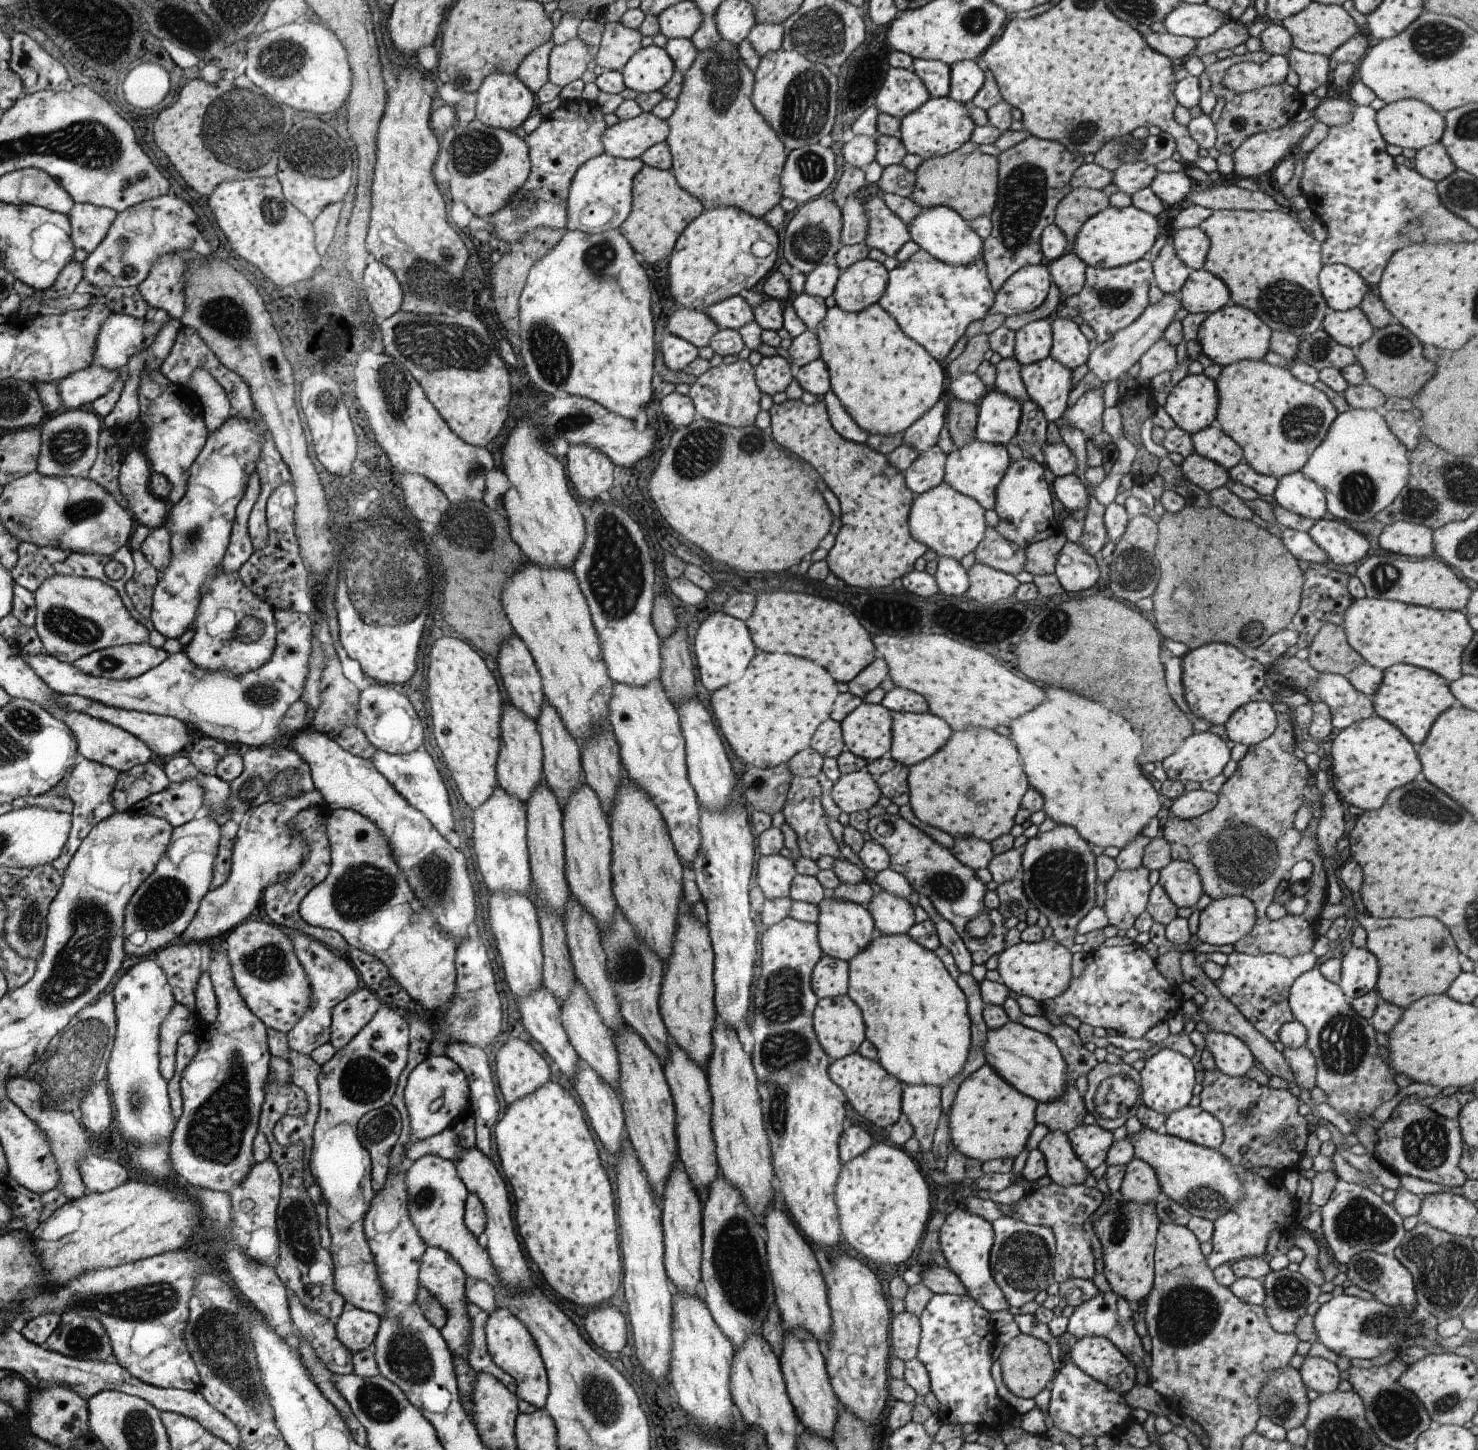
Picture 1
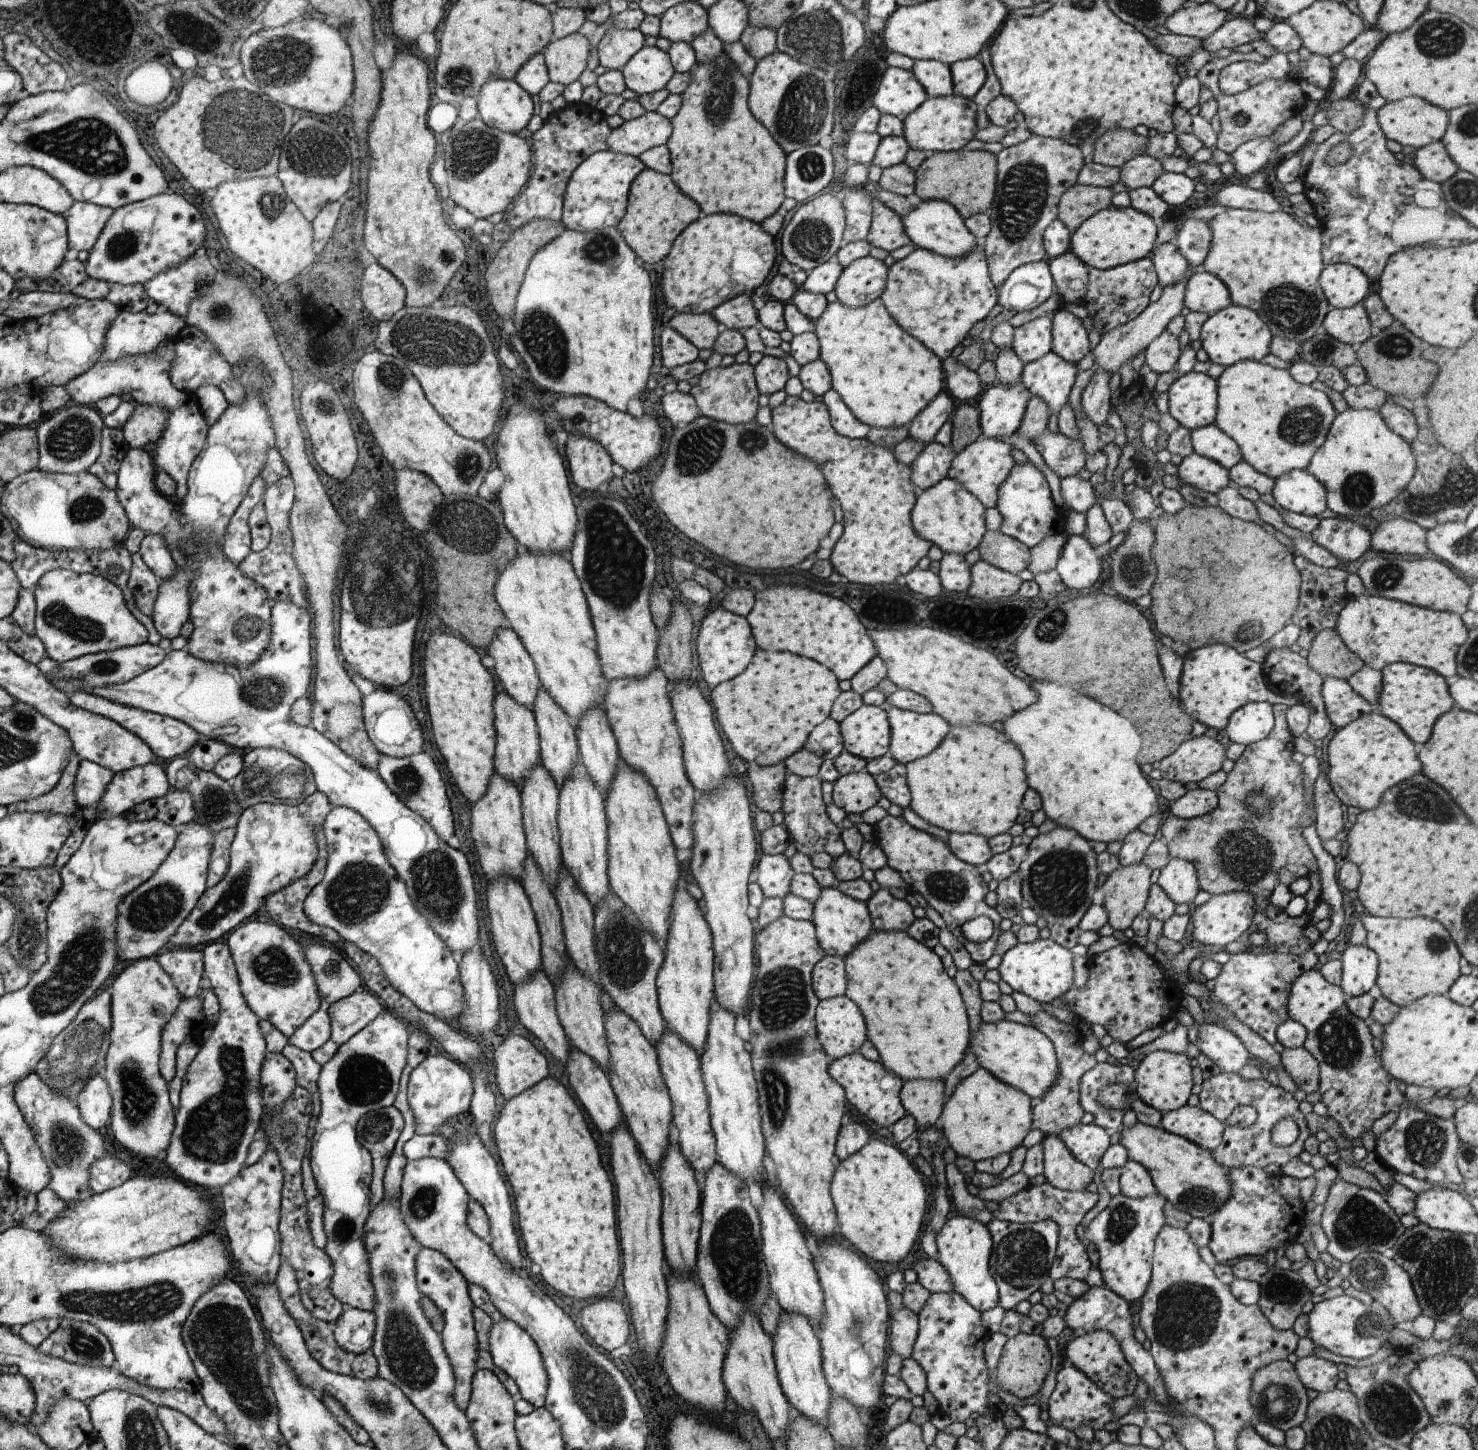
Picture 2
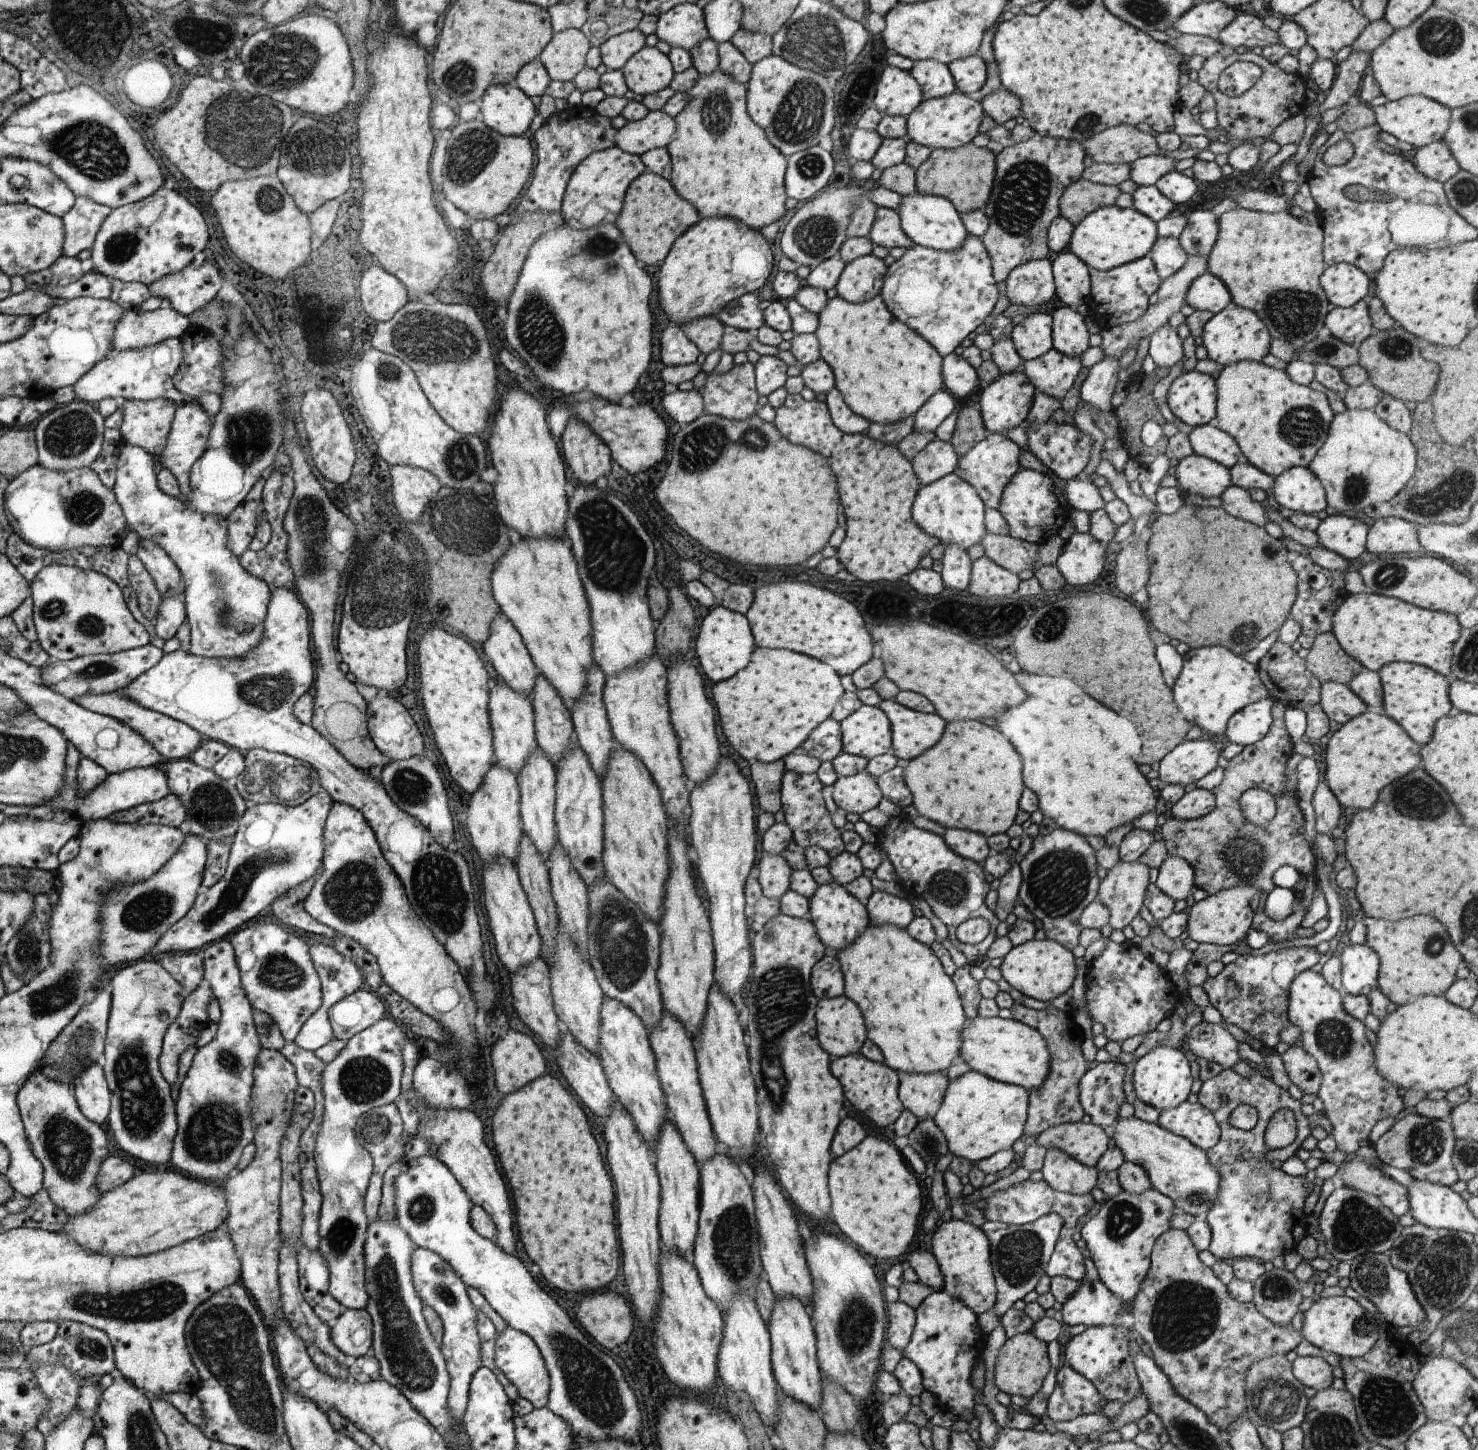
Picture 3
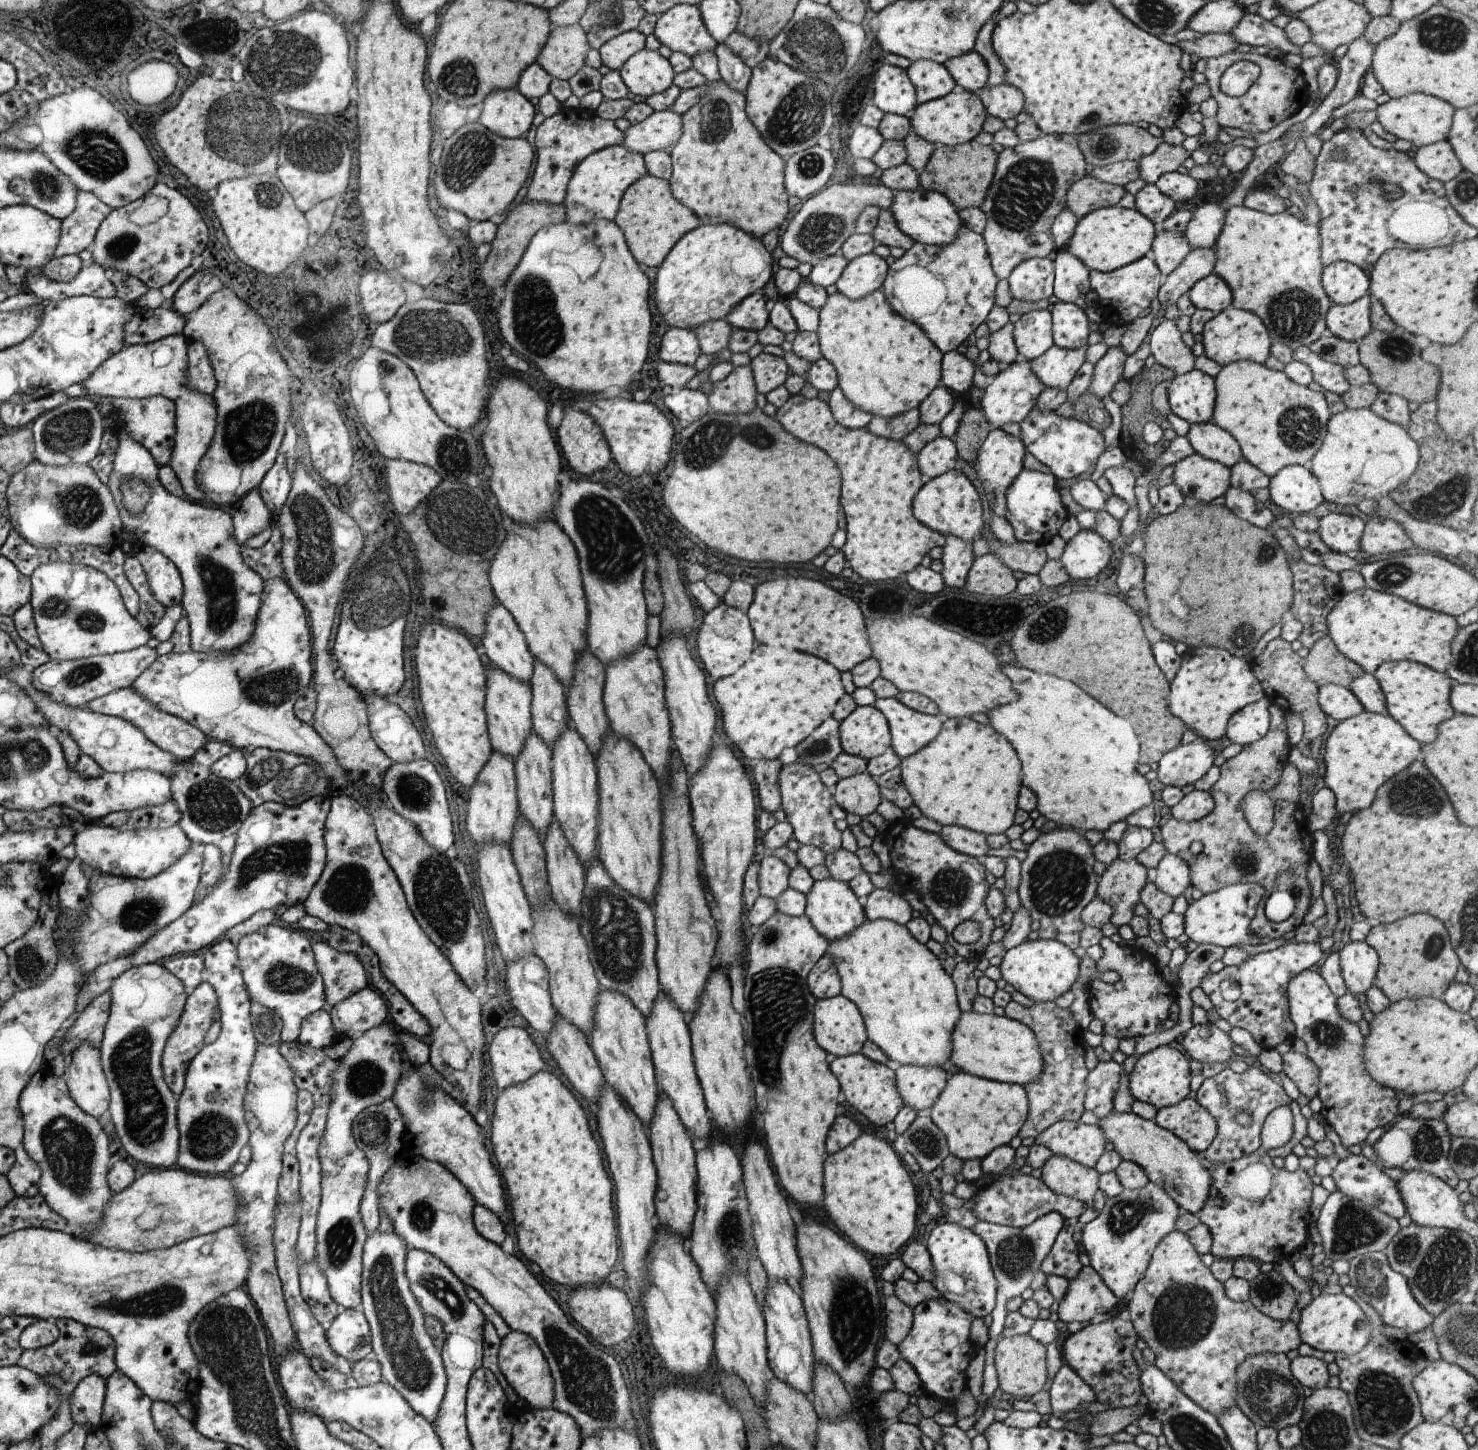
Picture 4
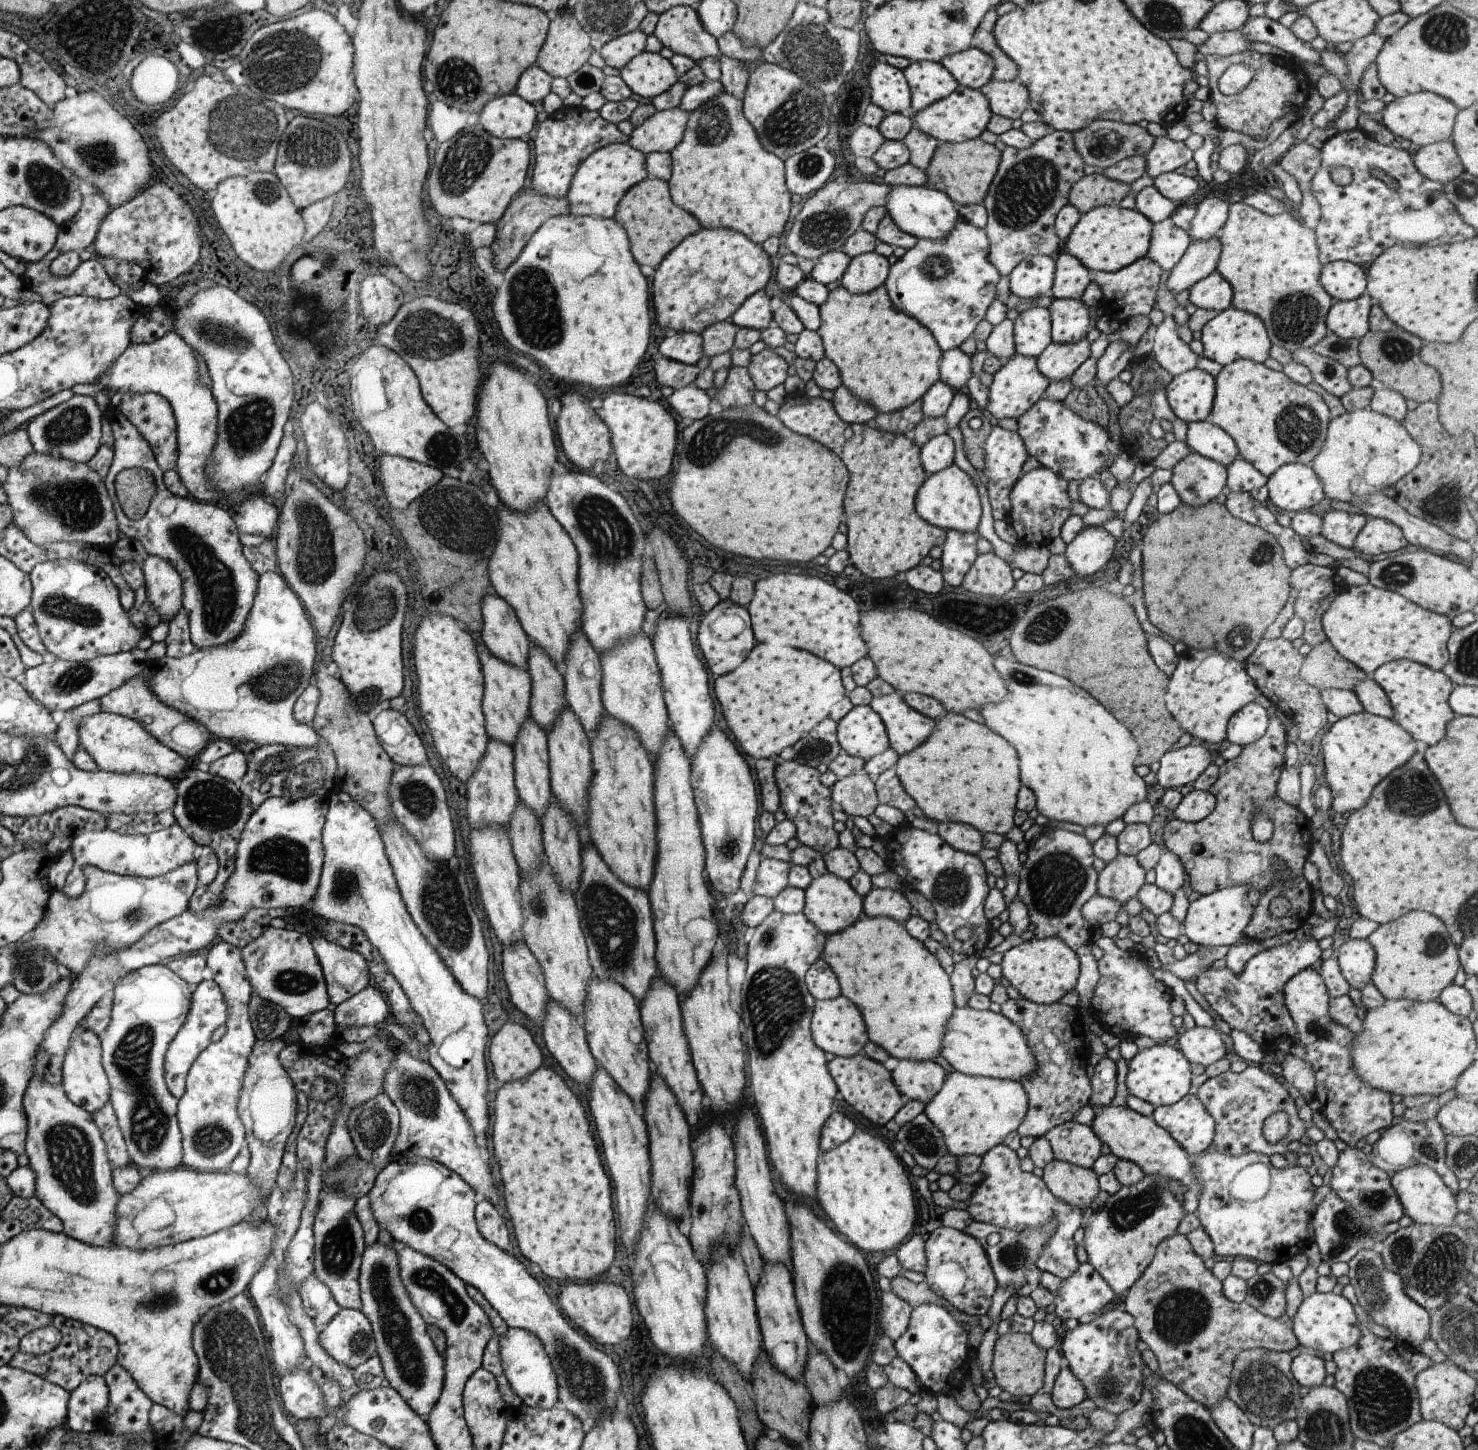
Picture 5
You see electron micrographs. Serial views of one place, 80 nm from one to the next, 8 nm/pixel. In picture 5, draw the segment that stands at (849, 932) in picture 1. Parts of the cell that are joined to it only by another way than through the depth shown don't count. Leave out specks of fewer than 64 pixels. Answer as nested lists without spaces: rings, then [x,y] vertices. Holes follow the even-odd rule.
[[[827,872],[811,880],[810,886],[805,890],[805,907],[803,913],[818,930],[825,935],[840,932],[858,920],[863,913],[863,898],[851,887],[851,884]]]

